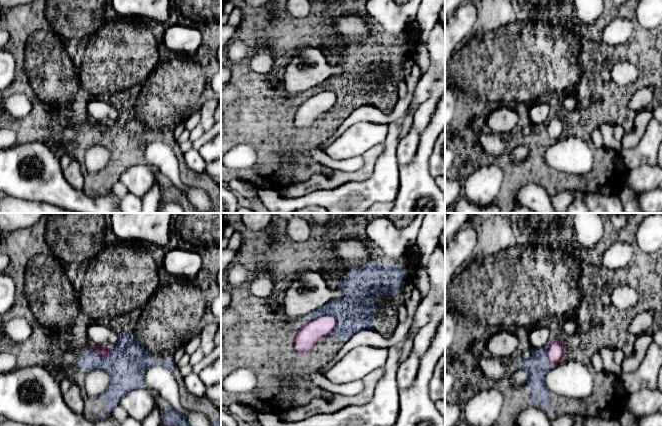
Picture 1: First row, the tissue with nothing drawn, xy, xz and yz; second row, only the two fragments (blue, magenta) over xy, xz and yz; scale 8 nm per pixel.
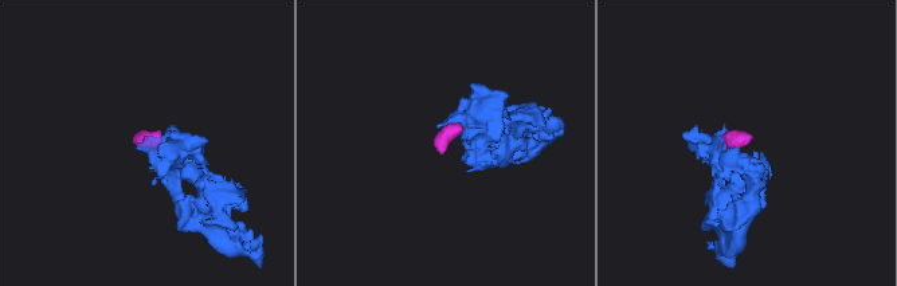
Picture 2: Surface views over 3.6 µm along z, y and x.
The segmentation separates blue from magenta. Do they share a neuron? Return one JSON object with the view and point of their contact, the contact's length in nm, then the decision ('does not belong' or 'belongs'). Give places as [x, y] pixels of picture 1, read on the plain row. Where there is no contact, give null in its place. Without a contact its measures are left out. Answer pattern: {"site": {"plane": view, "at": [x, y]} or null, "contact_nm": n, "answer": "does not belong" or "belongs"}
{"site": {"plane": "xz", "at": [326, 90]}, "contact_nm": 220, "answer": "does not belong"}

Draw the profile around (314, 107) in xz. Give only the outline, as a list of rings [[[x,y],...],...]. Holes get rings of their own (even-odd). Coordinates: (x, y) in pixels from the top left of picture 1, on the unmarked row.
[[[322,91],[307,98],[299,105],[294,115],[295,130],[305,134],[317,119],[329,112],[336,100],[337,96],[333,91]]]

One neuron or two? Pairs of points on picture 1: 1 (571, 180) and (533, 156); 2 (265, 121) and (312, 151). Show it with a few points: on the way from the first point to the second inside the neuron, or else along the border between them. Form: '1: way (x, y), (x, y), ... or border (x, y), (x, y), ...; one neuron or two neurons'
1: way (561, 180), (554, 180), (540, 166); one neuron
2: border (297, 140), (298, 148); two neurons

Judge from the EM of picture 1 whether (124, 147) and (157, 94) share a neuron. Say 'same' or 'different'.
same

